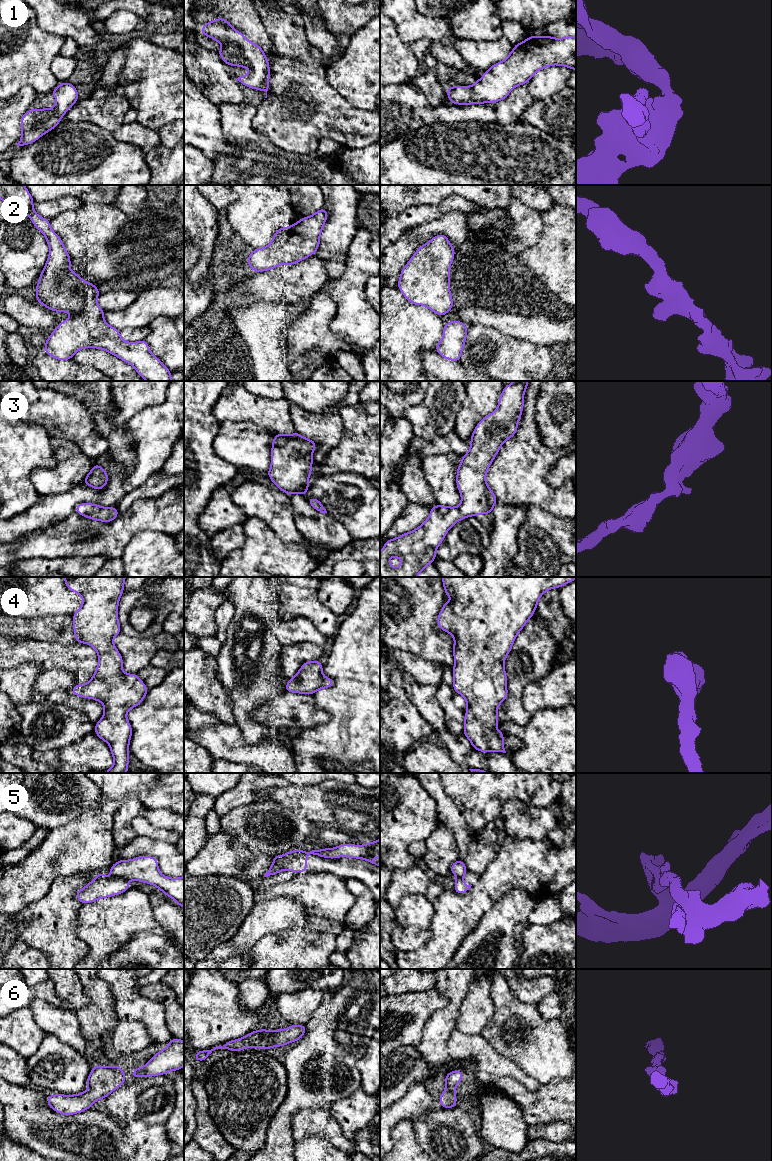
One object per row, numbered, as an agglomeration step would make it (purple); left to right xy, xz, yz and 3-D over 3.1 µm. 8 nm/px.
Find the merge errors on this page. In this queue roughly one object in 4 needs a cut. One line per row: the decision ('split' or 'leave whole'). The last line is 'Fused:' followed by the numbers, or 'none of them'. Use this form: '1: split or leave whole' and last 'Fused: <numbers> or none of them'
1: leave whole
2: leave whole
3: leave whole
4: leave whole
5: split
6: leave whole
Fused: 5

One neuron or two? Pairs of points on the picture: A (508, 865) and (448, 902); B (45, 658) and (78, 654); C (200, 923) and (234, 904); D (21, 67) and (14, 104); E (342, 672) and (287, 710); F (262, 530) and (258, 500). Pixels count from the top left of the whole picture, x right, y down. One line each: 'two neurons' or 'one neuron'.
A: one neuron
B: one neuron
C: one neuron
D: two neurons
E: two neurons
F: two neurons

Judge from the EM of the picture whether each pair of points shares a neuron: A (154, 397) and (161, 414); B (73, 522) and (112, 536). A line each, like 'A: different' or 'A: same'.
A: different
B: same

